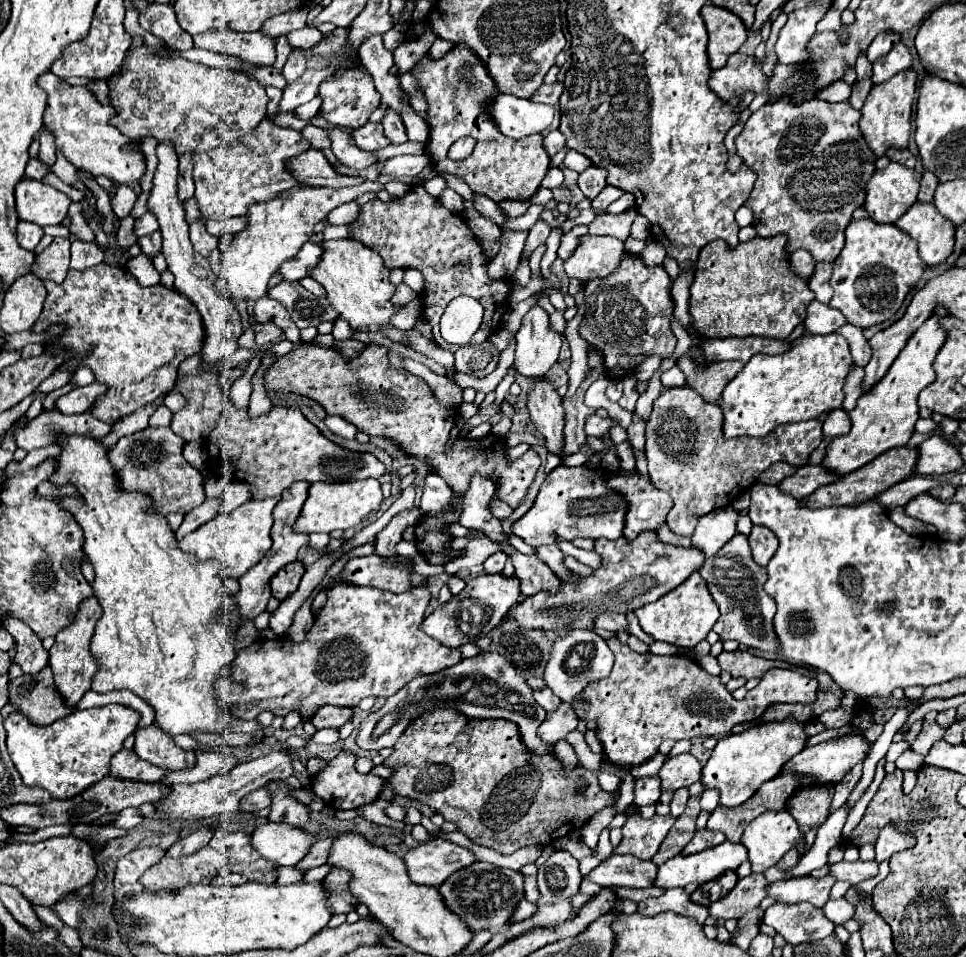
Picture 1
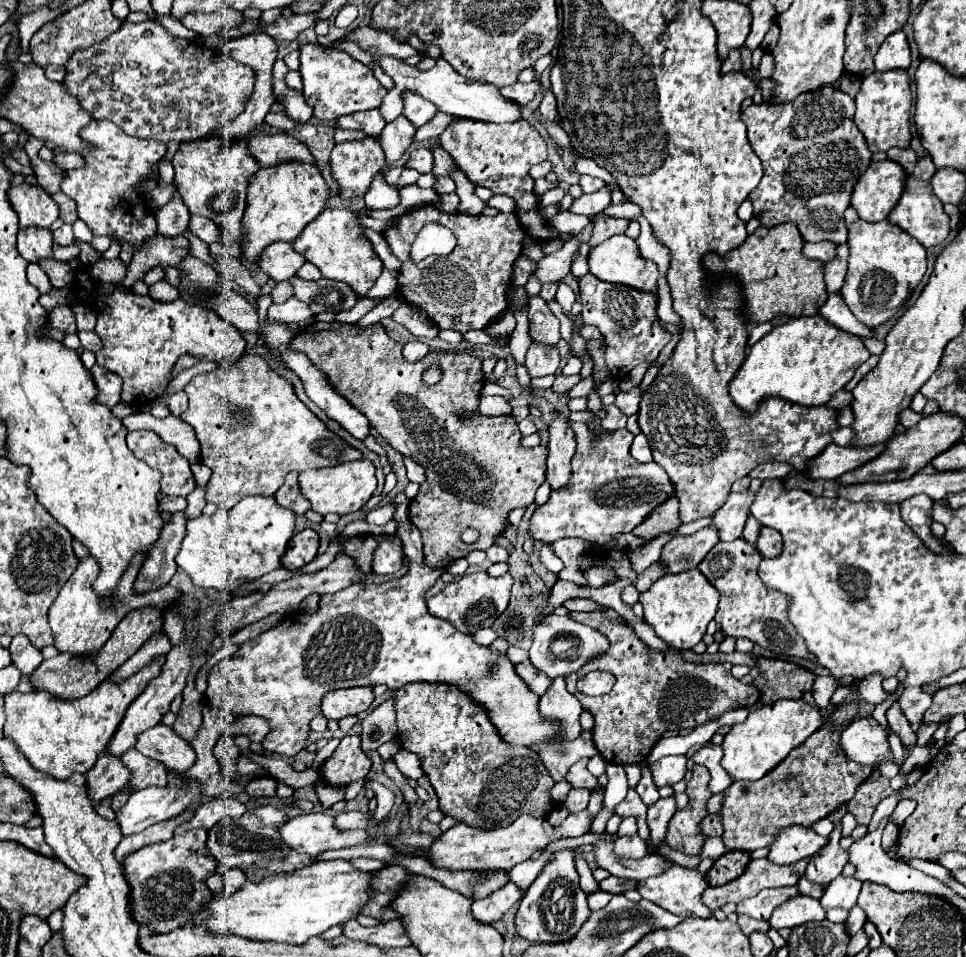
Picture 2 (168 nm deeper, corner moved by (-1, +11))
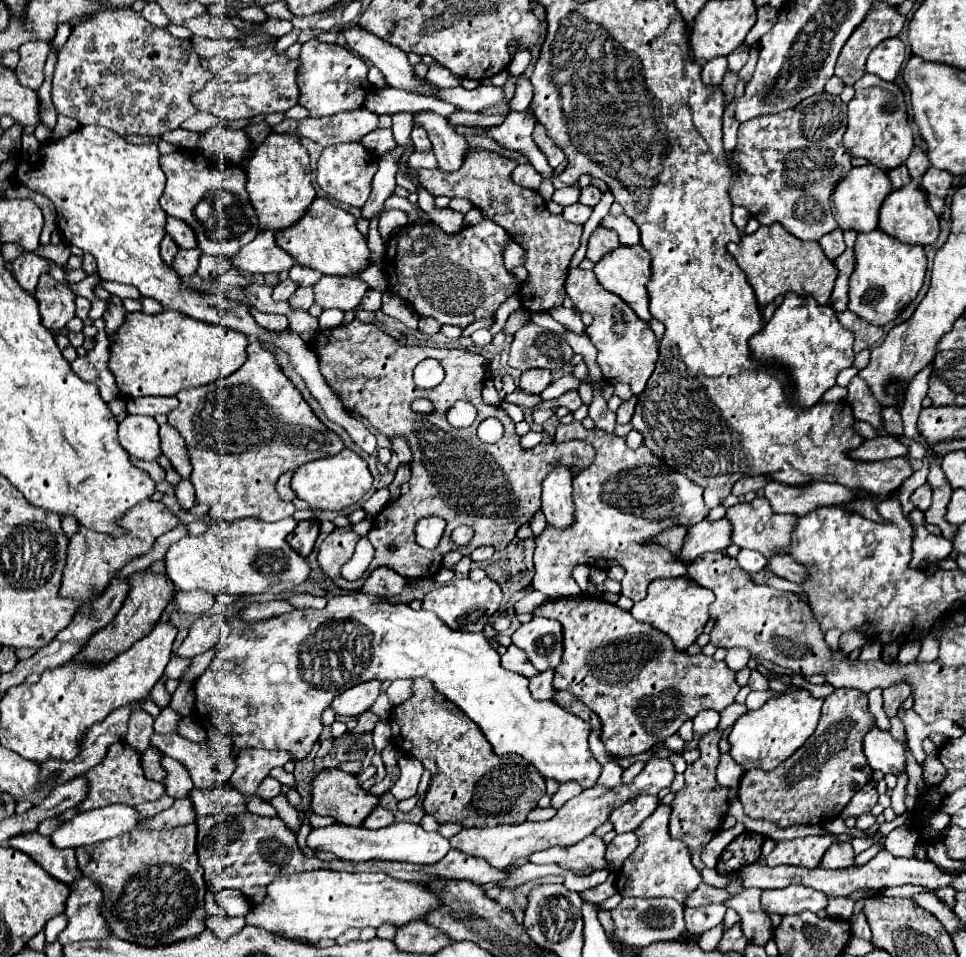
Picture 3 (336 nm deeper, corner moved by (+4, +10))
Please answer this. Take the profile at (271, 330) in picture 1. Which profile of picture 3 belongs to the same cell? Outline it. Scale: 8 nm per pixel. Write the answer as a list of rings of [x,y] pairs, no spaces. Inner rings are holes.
[[[299,287],[299,289],[291,295],[289,303],[291,303],[293,307],[309,309],[309,307],[313,305],[313,299],[315,299],[315,291],[313,291],[313,287]]]

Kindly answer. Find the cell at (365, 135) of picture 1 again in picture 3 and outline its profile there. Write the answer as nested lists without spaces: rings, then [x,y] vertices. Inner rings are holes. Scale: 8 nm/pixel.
[[[365,107],[353,109],[351,113],[337,113],[335,117],[321,117],[321,119],[283,119],[281,123],[273,125],[273,133],[297,133],[303,135],[323,147],[361,141],[367,133],[379,127],[377,115],[367,111]]]

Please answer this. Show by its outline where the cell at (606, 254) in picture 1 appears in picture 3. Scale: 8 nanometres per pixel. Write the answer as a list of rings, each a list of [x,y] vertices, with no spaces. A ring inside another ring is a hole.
[[[621,245],[619,249],[615,249],[607,257],[603,257],[595,265],[593,273],[597,275],[599,283],[607,291],[611,291],[611,293],[615,293],[615,295],[621,297],[635,311],[635,315],[639,319],[643,319],[643,321],[651,319],[651,313],[649,313],[649,295],[647,295],[647,281],[651,279],[651,257],[649,257],[649,253],[641,245],[637,245],[637,247],[623,247]]]

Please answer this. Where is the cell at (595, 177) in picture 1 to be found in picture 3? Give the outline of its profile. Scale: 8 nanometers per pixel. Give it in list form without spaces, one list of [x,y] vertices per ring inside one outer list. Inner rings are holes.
[[[583,187],[581,189],[581,203],[585,203],[587,207],[595,207],[597,203],[599,203],[599,199],[601,199],[601,191],[597,189],[597,187]]]

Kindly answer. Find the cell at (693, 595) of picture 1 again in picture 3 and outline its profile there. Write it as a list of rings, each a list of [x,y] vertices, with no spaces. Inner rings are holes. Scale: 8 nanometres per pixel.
[[[675,577],[675,579],[655,579],[649,585],[649,595],[635,603],[631,609],[631,615],[637,621],[651,623],[665,635],[669,635],[679,651],[685,651],[691,643],[697,641],[697,637],[703,633],[705,623],[709,621],[709,605],[715,601],[715,595],[691,581],[689,577]]]

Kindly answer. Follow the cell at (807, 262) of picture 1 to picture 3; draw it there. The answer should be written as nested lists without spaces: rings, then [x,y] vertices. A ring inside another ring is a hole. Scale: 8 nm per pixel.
[[[835,229],[835,231],[831,231],[831,233],[827,233],[821,241],[819,241],[819,245],[823,247],[823,251],[825,251],[825,255],[833,261],[835,257],[839,257],[843,251],[845,251],[845,241],[843,241],[843,231],[841,229]]]

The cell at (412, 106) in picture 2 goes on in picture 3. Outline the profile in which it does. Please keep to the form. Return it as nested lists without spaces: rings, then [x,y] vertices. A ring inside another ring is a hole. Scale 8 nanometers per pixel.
[[[419,111],[413,115],[413,119],[417,125],[423,125],[429,133],[439,161],[439,169],[457,171],[463,165],[463,157],[467,157],[467,153],[471,151],[469,141],[457,135],[447,123],[447,119],[433,111]]]

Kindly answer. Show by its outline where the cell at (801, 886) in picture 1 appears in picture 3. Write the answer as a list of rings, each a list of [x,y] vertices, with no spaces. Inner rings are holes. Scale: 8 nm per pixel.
[[[849,841],[833,843],[821,861],[821,867],[825,869],[847,869],[853,865],[855,865],[855,851]]]

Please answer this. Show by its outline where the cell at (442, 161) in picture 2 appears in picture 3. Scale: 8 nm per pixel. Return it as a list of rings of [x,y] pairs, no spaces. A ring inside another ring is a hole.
[[[415,125],[413,131],[411,131],[411,141],[415,145],[417,151],[427,151],[431,147],[431,141],[427,137],[427,131],[421,127],[421,125]]]

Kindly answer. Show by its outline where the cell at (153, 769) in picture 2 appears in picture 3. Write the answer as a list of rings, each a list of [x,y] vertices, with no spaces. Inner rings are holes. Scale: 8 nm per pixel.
[[[117,741],[113,745],[109,745],[109,757],[105,755],[105,759],[93,767],[91,771],[87,771],[83,777],[89,783],[89,793],[87,797],[77,805],[79,811],[89,811],[89,809],[99,809],[99,807],[107,807],[107,805],[115,805],[115,803],[123,803],[123,805],[139,805],[143,801],[155,801],[159,797],[165,795],[165,787],[159,781],[151,781],[145,777],[143,769],[141,769],[141,759],[137,755],[137,751],[125,743],[125,741]]]

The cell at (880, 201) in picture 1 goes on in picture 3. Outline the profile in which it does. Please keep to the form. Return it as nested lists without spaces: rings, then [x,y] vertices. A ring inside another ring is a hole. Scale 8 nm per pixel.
[[[863,165],[863,167],[853,167],[843,181],[835,187],[831,195],[831,213],[839,225],[841,231],[873,231],[877,227],[877,215],[883,199],[893,191],[891,181],[887,177],[887,171],[875,167],[875,165]]]

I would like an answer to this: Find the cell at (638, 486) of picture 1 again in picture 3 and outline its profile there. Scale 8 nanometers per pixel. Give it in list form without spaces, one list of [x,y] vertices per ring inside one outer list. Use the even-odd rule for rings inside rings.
[[[671,527],[667,531],[663,531],[657,541],[661,547],[667,545],[667,549],[673,553],[673,555],[679,555],[681,553],[681,547],[683,547],[683,539],[687,535],[687,529],[685,527]]]

